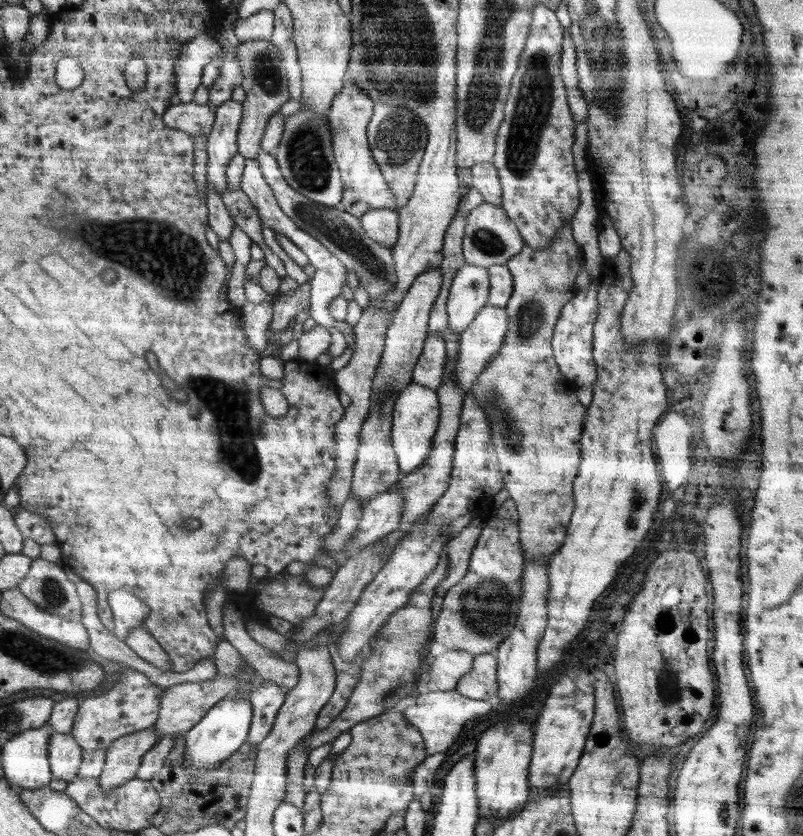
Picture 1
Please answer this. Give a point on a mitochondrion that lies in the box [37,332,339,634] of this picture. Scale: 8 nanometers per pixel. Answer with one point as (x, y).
(229, 401)

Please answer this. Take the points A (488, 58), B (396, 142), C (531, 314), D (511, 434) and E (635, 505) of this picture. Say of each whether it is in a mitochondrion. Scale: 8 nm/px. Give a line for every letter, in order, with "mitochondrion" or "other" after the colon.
A: mitochondrion
B: mitochondrion
C: mitochondrion
D: mitochondrion
E: mitochondrion

